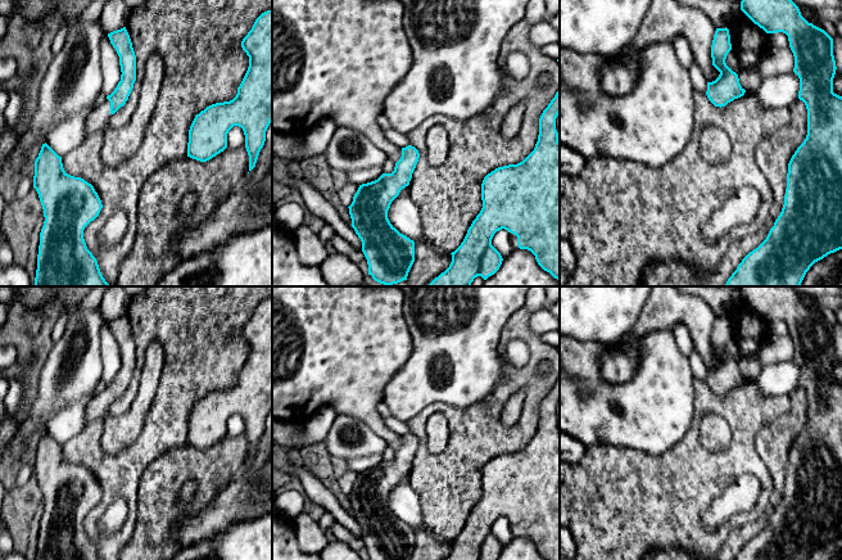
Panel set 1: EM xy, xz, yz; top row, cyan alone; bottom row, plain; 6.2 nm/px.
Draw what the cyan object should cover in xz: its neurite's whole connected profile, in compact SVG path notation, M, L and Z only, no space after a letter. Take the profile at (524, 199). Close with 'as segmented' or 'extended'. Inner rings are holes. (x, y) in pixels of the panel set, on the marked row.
M560 89L539 118L539 135L534 150L520 163L498 167L488 173L481 184L483 208L472 221L461 245L452 252L449 267L435 277L427 286L471 286L475 277L486 280L494 275L501 265L502 256L492 245L494 234L502 229L510 232L513 249L530 250L538 265L554 279L560 280L560 141L556 130L556 118L560 114Z; extended

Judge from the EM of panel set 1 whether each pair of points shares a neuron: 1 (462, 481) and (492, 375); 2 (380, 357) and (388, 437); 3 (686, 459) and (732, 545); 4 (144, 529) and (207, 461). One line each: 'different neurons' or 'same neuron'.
1: different neurons
2: same neuron
3: different neurons
4: same neuron

